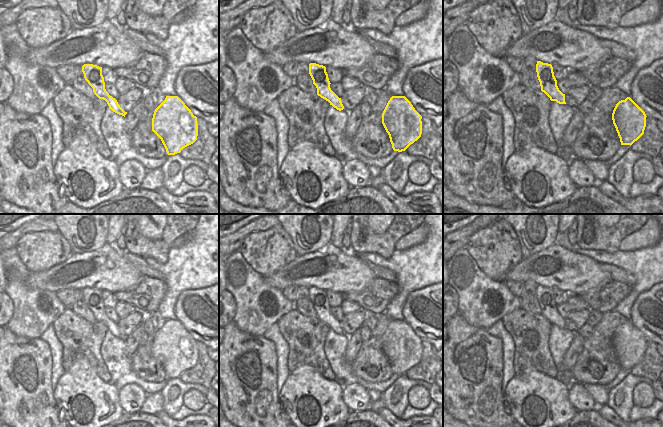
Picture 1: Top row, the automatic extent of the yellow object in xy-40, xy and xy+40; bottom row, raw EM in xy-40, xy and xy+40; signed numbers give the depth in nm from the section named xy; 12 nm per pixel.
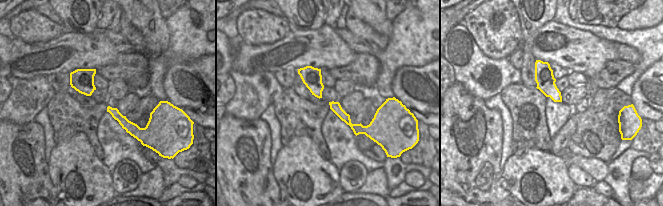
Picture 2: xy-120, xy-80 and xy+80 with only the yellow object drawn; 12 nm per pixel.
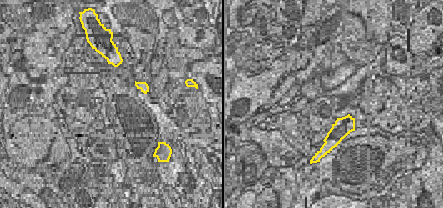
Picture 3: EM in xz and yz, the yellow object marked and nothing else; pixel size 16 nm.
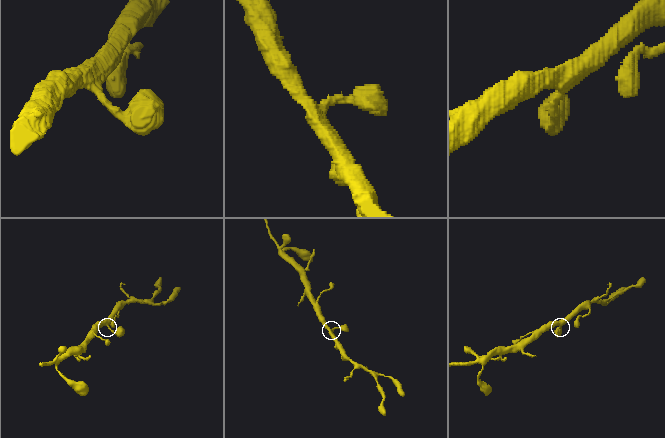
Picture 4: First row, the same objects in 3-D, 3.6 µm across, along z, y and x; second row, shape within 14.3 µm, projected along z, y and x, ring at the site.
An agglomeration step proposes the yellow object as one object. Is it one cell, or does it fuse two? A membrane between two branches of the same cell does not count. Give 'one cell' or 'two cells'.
one cell

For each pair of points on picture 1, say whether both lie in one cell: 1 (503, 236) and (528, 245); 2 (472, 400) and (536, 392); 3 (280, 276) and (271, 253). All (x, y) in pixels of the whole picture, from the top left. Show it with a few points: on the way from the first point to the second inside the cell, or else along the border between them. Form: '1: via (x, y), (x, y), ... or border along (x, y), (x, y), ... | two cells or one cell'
1: border along (509, 224), (517, 237), (523, 258) | two cells
2: border along (502, 393), (513, 416) | two cells
3: border along (297, 256), (270, 275), (264, 277) | two cells

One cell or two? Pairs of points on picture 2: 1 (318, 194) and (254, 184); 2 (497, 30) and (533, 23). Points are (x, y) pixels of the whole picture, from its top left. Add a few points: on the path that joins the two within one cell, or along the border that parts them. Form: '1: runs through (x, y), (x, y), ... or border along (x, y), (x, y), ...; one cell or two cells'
1: border along (272, 166), (274, 179), (285, 195); two cells
2: border along (516, 10), (521, 25), (522, 38); two cells

